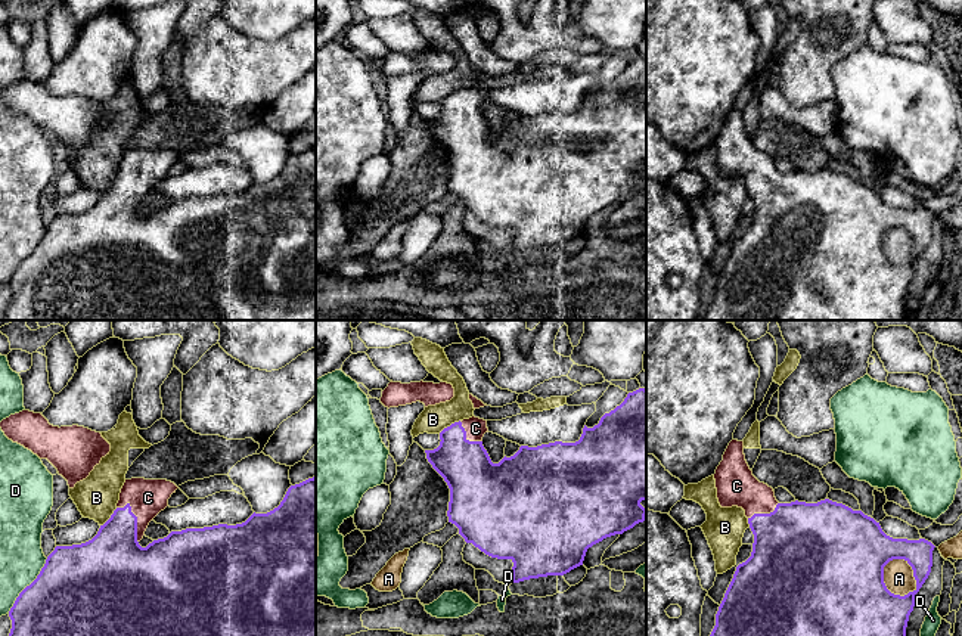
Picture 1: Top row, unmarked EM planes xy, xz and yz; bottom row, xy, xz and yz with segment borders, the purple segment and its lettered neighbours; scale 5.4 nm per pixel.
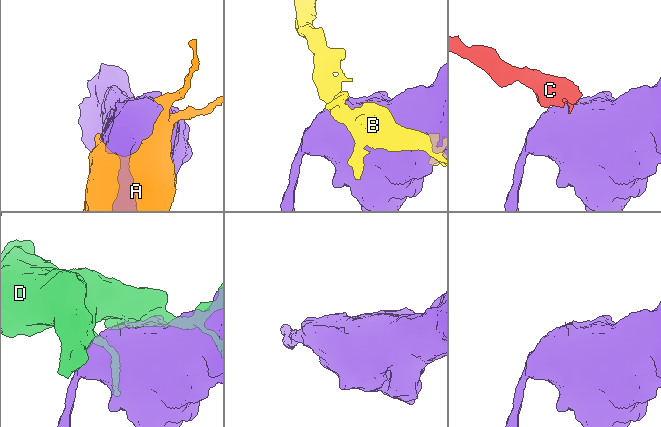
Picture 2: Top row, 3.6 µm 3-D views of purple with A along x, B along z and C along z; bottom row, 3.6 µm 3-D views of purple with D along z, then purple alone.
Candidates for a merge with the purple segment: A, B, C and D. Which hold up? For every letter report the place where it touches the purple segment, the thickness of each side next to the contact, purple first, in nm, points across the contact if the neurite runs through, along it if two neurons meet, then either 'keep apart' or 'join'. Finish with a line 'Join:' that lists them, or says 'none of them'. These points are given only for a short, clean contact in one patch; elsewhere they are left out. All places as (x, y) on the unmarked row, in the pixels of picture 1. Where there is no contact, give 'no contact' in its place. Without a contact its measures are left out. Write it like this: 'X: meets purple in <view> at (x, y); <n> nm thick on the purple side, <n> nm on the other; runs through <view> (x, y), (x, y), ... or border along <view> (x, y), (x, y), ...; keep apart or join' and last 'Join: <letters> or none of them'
A: meets purple in yz at (890, 261); 500 nm thick on the purple side, 160 nm on the other; keep apart
B: meets purple in xz at (450, 95); 280 nm thick on the purple side, 150 nm on the other; keep apart
C: meets purple in xy at (136, 192); 340 nm thick on the purple side, 200 nm on the other; runs through xy (114, 232), (117, 211), (136, 192), (136, 179), (148, 167); join
D: meets purple in xy at (27, 256); 500 nm thick on the purple side, 240 nm on the other; keep apart
Join: C

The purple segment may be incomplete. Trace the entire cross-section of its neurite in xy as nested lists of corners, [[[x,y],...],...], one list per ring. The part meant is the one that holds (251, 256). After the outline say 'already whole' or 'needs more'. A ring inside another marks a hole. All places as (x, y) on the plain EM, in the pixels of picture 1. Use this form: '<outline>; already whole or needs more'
[[[316,146],[291,155],[277,177],[267,183],[254,182],[242,193],[171,201],[142,217],[139,211],[149,192],[168,176],[177,158],[167,149],[125,149],[117,179],[97,204],[81,214],[56,215],[37,248],[19,263],[9,280],[12,298],[3,320],[316,320]]]; needs more

